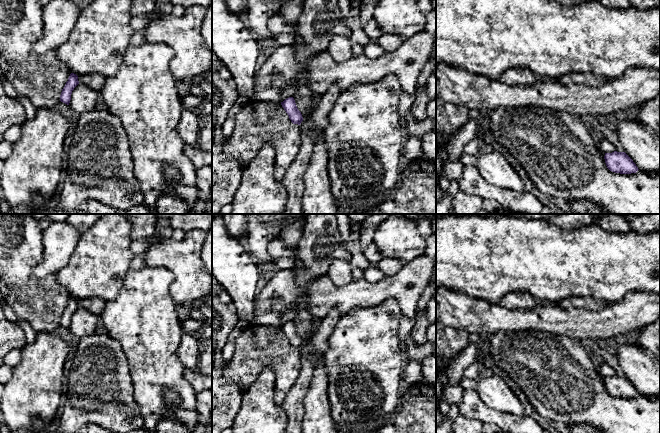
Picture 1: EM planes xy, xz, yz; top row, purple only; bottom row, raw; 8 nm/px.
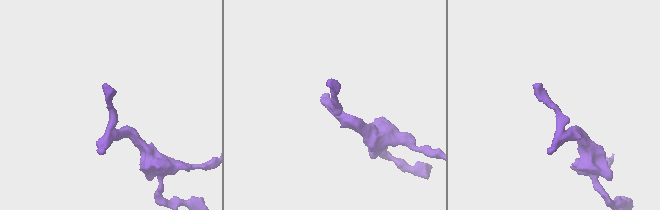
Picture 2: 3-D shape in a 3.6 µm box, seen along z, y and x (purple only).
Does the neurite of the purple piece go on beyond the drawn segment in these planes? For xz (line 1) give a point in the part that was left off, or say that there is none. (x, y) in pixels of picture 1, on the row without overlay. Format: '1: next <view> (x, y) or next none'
1: next none

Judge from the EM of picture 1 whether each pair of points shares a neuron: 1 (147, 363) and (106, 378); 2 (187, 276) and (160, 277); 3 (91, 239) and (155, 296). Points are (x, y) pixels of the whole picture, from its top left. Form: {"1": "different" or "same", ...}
{"1": "different", "2": "different", "3": "different"}

